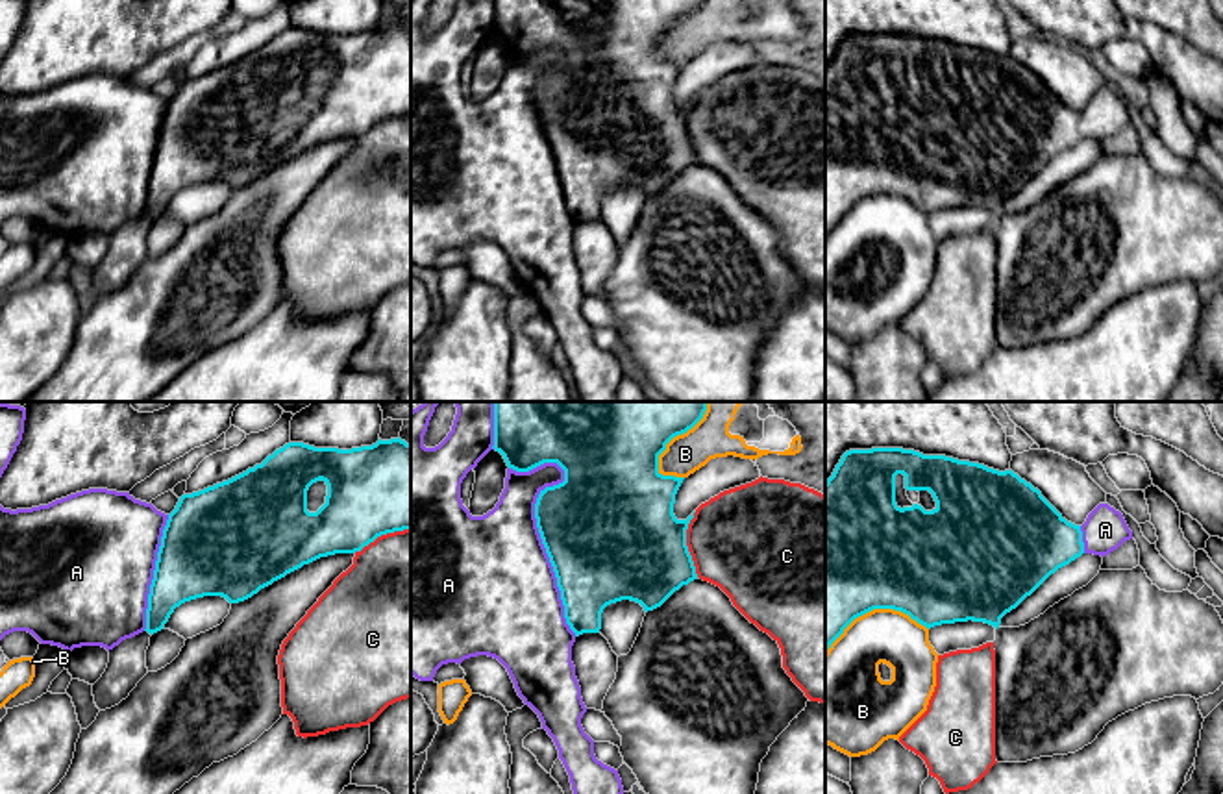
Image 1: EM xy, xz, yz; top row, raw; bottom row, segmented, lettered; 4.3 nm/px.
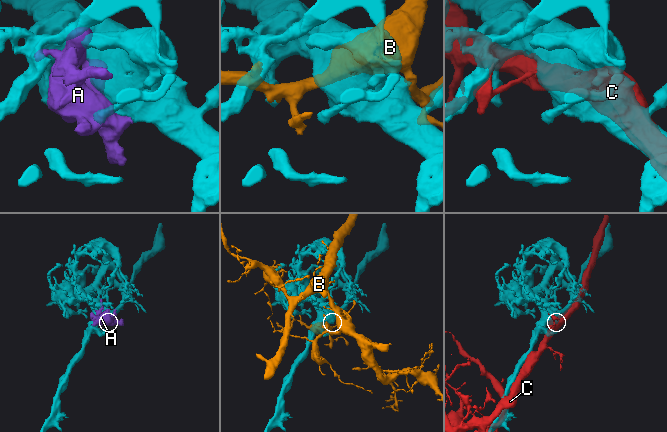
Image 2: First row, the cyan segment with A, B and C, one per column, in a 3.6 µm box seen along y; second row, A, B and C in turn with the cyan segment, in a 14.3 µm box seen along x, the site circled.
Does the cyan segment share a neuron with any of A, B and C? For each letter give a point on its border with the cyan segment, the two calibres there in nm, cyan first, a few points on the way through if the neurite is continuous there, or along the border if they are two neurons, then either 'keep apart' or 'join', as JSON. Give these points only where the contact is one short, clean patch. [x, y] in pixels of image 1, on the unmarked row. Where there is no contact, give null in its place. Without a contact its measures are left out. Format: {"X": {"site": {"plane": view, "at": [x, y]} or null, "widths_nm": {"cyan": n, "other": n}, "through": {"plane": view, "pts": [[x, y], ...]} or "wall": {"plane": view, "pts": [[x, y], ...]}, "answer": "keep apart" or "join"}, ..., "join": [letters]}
{"A": {"site": {"plane": "xz", "at": [537, 108]}, "widths_nm": {"cyan": 480, "other": 440}, "answer": "join"}, "B": {"site": {"plane": "yz", "at": [874, 193]}, "widths_nm": {"cyan": 500, "other": 240}, "answer": "keep apart"}, "C": {"site": {"plane": "xz", "at": [685, 130]}, "widths_nm": {"cyan": 480, "other": 460}, "answer": "keep apart"}, "join": ["A"]}

